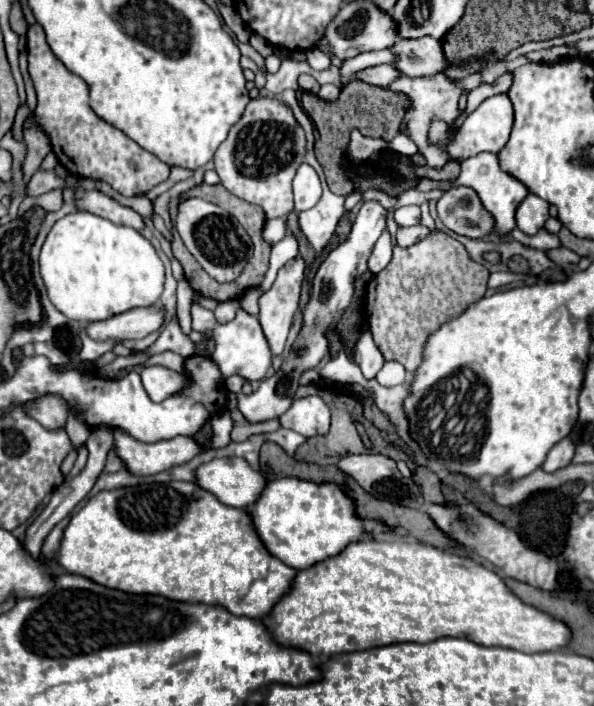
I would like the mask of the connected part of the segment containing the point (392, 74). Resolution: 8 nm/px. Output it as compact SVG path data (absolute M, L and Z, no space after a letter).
M382 64L382 66L376 66L376 68L368 68L368 72L360 72L360 80L368 82L368 84L374 84L374 86L380 86L380 88L386 88L390 86L394 80L398 80L402 76L402 72L394 66L388 66L388 64Z

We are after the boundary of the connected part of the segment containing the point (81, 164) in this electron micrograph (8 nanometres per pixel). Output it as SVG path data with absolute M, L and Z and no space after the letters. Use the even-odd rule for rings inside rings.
M32 24L28 28L28 70L38 94L32 118L48 134L52 152L72 176L108 182L116 192L130 198L146 194L168 178L170 166L166 162L158 160L154 154L130 140L122 130L96 116L90 108L88 84L54 56L40 24Z

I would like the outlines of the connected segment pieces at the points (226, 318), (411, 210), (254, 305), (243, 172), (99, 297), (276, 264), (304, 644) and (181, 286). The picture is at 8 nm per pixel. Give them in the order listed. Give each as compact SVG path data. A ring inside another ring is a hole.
M231 300L220 302L216 307L216 310L214 310L214 314L216 314L216 320L218 320L220 324L230 322L230 320L232 320Z
M404 206L396 210L396 222L400 226L414 226L420 224L420 206Z
M252 288L252 290L248 290L246 294L244 294L244 298L240 300L240 306L248 312L248 314L252 314L252 316L258 316L258 298L262 296L264 292L260 290L260 288Z
M262 96L250 100L244 116L232 126L228 138L214 154L214 166L228 192L264 208L268 218L286 218L292 212L292 178L304 162L304 154L306 134L292 110L280 98Z
M86 210L68 214L52 226L40 252L40 274L52 304L64 312L64 316L82 324L106 320L130 308L152 306L158 302L164 290L164 264L154 246L134 228L118 226Z
M288 232L278 244L272 246L272 266L270 266L266 278L264 278L264 282L262 282L260 286L270 286L270 284L274 282L274 278L276 278L276 272L278 272L290 258L294 258L296 254L298 254L298 240L296 240L296 236L294 236L292 232Z
M406 538L360 540L348 544L344 552L300 570L292 590L274 606L264 624L278 644L310 652L316 658L330 658L342 652L360 652L368 648L418 642L426 644L444 636L476 640L484 646L504 646L518 652L550 652L566 648L572 630L566 622L524 604L504 582L504 578L484 566L480 558L458 556Z
M186 280L178 281L176 296L177 296L177 316L180 320L180 328L184 334L192 332L192 318L190 318L190 309L194 290L190 287Z

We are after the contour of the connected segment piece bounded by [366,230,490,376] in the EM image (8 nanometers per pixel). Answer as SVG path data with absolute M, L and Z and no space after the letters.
M432 230L424 240L408 248L396 244L390 264L382 272L378 272L366 288L366 324L368 330L372 330L374 344L382 352L384 360L400 362L412 376L422 362L422 352L428 336L434 334L444 322L460 316L472 302L480 300L488 288L488 276L490 272L482 264L474 262L458 240L440 230Z

